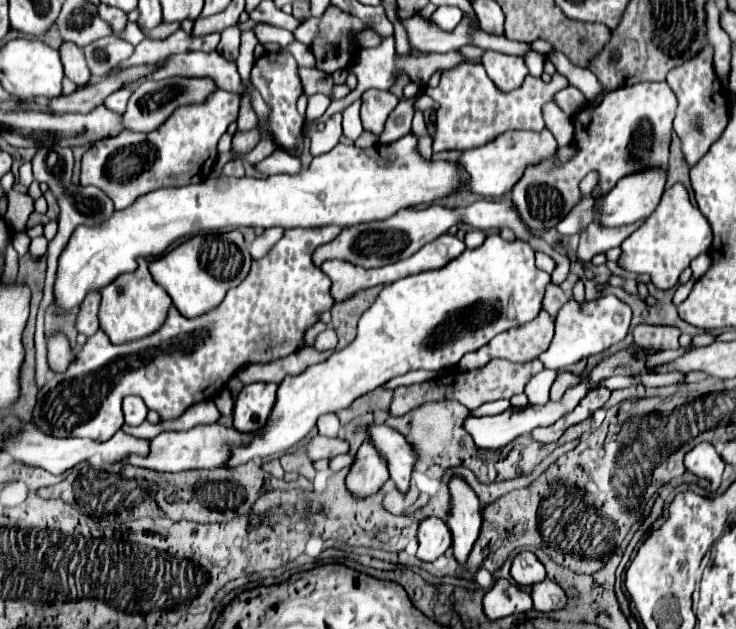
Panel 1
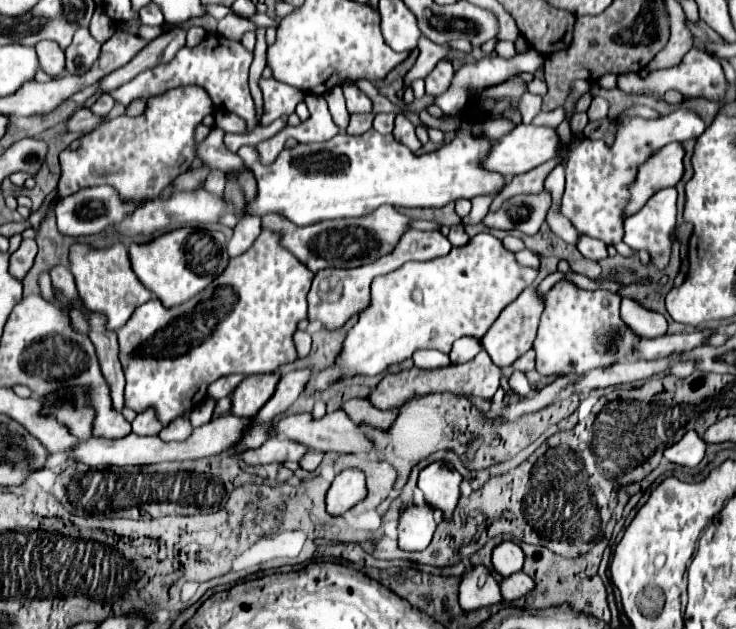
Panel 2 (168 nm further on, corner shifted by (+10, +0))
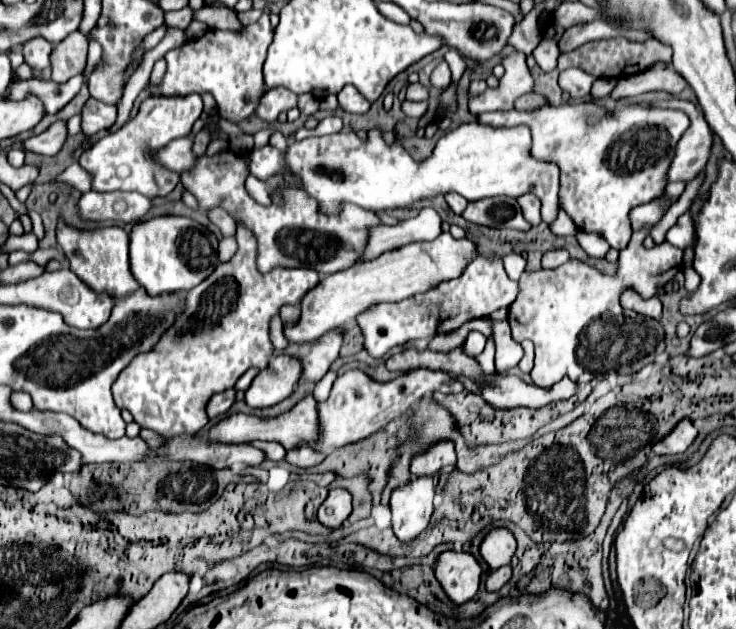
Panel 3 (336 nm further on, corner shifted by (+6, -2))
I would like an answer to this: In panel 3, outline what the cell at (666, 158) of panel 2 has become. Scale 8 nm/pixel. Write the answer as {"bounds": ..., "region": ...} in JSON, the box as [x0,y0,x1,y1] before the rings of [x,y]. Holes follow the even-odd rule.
{"bounds":[653,98,713,182],"region":[[[671,98],[671,100],[659,102],[653,106],[687,112],[691,126],[677,144],[677,154],[669,168],[669,182],[693,180],[705,168],[711,156],[711,146],[713,146],[713,132],[709,124],[705,122],[703,112],[699,110],[697,104],[689,100],[679,100],[679,98]]]}

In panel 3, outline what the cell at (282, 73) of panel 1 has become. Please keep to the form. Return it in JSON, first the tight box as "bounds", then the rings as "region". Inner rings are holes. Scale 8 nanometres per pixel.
{"bounds":[255,88,297,122],"region":[[[271,88],[261,98],[255,116],[265,122],[275,122],[281,112],[287,112],[293,106],[297,106],[297,96],[293,96],[293,92],[285,92],[285,88]]]}

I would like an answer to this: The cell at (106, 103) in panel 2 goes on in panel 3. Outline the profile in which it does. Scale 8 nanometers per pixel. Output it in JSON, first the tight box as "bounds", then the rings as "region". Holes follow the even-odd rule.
{"bounds":[81,98,117,140],"region":[[[89,98],[81,110],[81,134],[89,140],[91,136],[109,130],[117,120],[117,108],[107,106],[99,100]]]}

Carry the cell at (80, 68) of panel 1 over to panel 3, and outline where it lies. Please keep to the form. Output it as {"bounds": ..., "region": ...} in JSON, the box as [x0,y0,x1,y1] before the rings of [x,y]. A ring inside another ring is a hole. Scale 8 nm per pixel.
{"bounds":[21,38,53,70],"region":[[[33,38],[33,40],[27,40],[21,46],[21,52],[23,52],[25,62],[33,70],[43,70],[43,68],[49,68],[49,52],[51,52],[51,48],[53,48],[53,44],[49,44],[45,38]]]}

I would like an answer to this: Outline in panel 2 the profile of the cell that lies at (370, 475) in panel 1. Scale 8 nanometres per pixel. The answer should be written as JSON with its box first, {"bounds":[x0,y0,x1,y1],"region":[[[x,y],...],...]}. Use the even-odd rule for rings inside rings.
{"bounds":[327,468,367,514],"region":[[[347,468],[333,480],[327,492],[327,512],[329,514],[345,514],[355,504],[365,500],[367,484],[365,474],[359,468]]]}

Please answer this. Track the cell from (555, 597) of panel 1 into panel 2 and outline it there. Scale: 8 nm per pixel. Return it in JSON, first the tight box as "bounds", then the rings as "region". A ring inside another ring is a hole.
{"bounds":[501,572,535,602],"region":[[[517,572],[501,582],[501,590],[505,594],[505,600],[513,602],[513,600],[519,600],[519,598],[531,594],[535,590],[535,580],[523,572]]]}

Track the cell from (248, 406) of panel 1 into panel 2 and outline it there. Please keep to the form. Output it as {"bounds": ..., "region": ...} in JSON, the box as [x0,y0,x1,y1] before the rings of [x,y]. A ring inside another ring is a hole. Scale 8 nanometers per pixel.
{"bounds":[231,374,279,418],"region":[[[279,374],[247,376],[231,396],[231,414],[237,418],[253,418],[261,406],[273,396]]]}

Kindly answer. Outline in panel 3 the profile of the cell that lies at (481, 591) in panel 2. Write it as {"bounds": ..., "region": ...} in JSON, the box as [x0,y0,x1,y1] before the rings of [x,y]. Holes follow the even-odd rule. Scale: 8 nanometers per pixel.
{"bounds":[433,550,481,604],"region":[[[447,550],[439,554],[433,572],[449,600],[455,604],[471,600],[481,586],[481,566],[467,552]]]}

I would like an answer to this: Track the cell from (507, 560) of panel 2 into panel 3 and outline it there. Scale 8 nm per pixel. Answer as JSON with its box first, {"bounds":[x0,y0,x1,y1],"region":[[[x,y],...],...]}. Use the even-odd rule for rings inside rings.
{"bounds":[479,528,515,568],"region":[[[493,528],[481,542],[479,552],[481,558],[489,564],[489,568],[501,568],[511,562],[511,556],[515,552],[515,538],[511,530],[507,528]]]}

